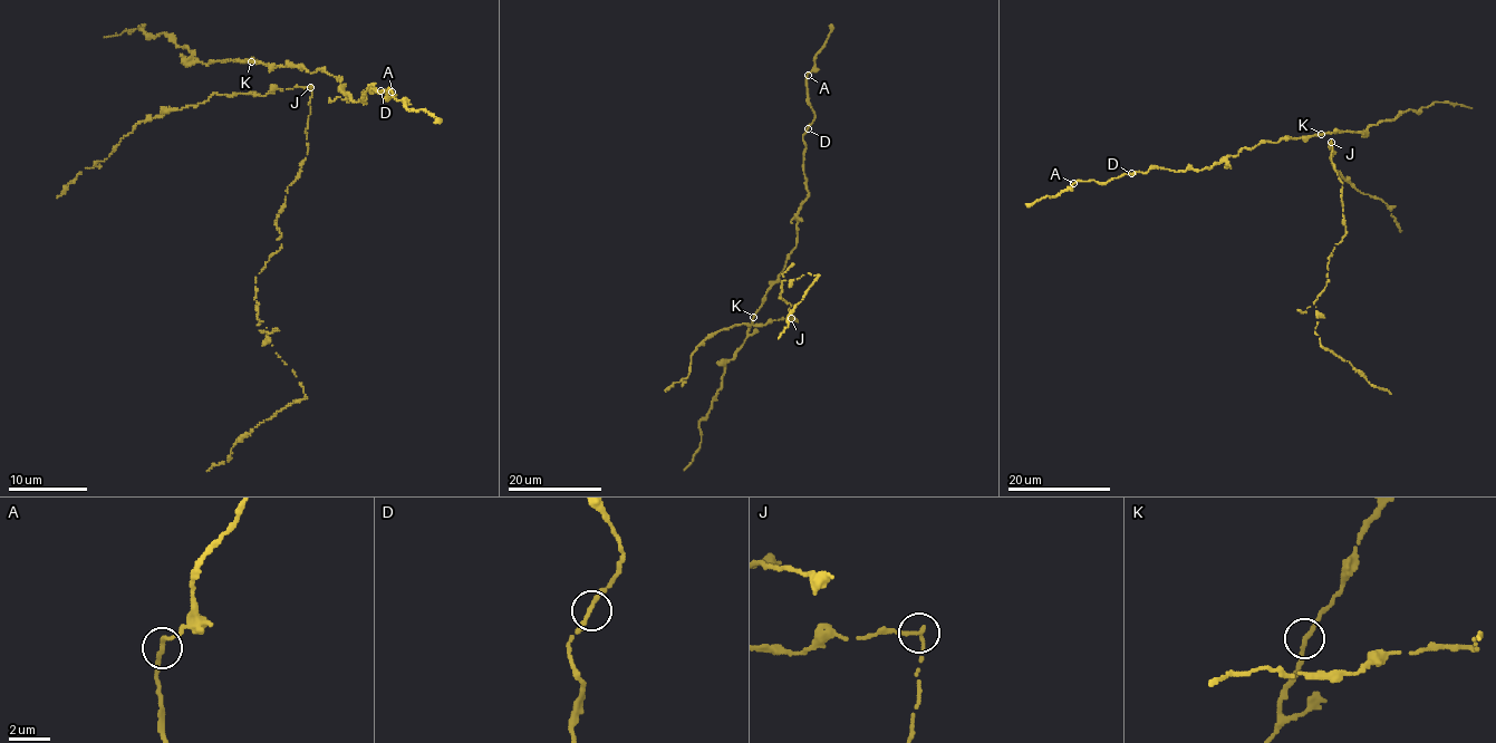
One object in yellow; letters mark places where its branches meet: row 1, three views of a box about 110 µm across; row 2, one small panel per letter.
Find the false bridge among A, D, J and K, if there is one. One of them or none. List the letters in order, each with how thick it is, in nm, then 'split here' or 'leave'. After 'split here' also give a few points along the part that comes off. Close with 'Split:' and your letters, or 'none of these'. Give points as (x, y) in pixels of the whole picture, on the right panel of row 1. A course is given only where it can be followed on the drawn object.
A: calibre 240 nm; leave
D: calibre 240 nm; leave
J: calibre 240 nm; split here; course (1331, 142), (1345, 235), (1313, 302), (1314, 333), (1391, 394)
K: calibre 240 nm; leave
Split: J

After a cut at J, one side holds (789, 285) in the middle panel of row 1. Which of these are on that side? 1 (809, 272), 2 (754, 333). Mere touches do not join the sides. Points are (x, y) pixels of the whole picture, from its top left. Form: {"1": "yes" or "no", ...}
{"1": "yes", "2": "no"}

